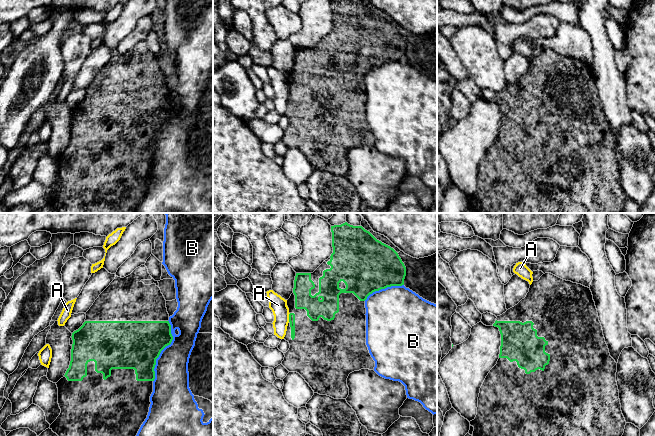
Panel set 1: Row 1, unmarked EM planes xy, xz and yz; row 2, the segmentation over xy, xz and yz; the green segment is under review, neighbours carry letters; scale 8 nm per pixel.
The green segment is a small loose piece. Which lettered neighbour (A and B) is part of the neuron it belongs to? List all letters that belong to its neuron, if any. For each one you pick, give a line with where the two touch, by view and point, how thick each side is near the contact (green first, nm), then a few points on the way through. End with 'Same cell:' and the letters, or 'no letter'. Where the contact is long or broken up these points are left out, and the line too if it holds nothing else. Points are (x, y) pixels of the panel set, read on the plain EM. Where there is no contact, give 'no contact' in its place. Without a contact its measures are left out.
Same cell: no letter

